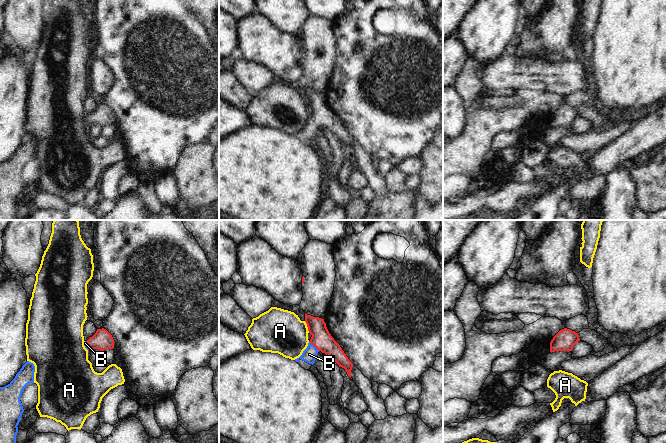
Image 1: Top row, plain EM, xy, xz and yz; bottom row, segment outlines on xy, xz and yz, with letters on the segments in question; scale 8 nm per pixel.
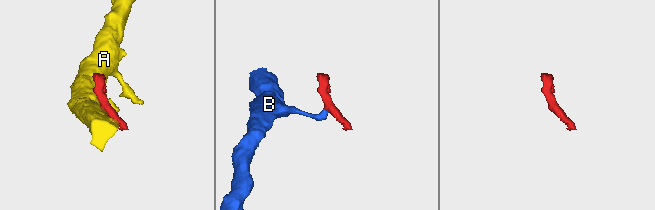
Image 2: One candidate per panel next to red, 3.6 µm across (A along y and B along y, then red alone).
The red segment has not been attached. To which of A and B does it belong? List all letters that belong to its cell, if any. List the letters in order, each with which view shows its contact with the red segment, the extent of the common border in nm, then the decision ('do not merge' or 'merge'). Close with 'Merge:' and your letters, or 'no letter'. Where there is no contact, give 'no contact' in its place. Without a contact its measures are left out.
A: contact in xz; length 100 nm; do not merge
B: contact in xz; length 120 nm; merge
Merge: B

